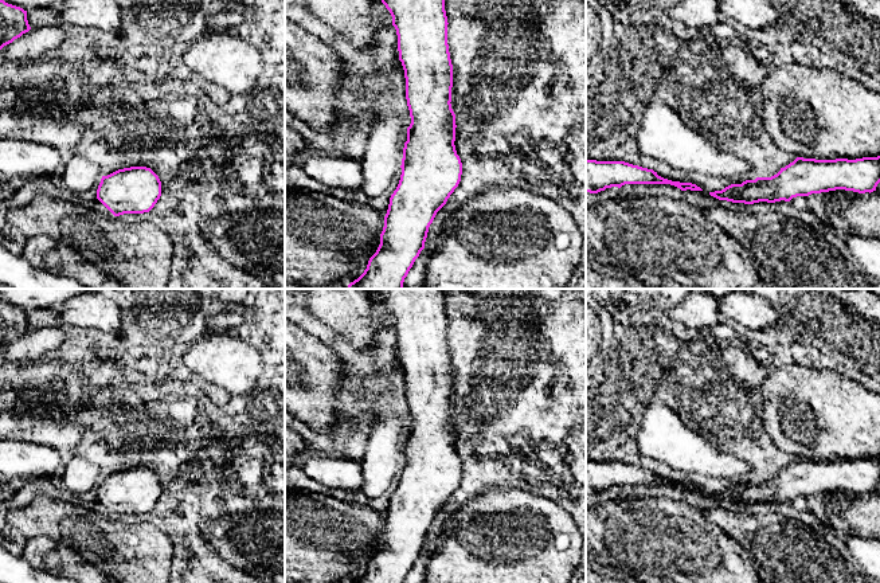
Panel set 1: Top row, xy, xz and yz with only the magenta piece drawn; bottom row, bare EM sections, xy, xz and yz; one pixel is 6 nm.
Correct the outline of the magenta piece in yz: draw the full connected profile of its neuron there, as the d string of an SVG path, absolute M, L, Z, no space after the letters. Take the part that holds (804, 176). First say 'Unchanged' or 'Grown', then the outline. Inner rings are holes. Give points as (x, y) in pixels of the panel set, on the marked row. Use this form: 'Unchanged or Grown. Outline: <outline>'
Unchanged. Outline: M880 156L856 160L816 160L797 157L771 177L756 177L709 192L719 200L754 204L790 201L797 196L836 189L859 193L876 191L880 183Z

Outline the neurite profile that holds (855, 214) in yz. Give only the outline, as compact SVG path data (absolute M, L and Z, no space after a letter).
M836 189L806 196L809 210L840 235L880 240L880 193Z

